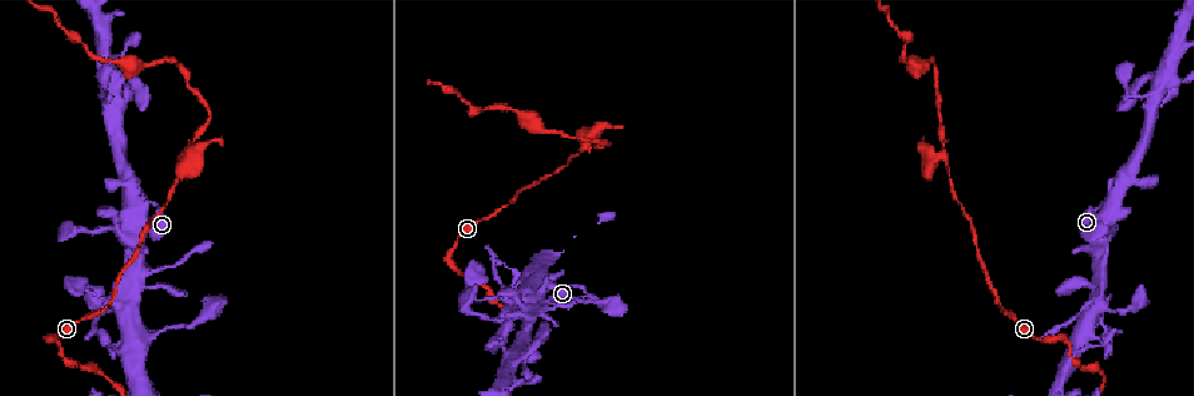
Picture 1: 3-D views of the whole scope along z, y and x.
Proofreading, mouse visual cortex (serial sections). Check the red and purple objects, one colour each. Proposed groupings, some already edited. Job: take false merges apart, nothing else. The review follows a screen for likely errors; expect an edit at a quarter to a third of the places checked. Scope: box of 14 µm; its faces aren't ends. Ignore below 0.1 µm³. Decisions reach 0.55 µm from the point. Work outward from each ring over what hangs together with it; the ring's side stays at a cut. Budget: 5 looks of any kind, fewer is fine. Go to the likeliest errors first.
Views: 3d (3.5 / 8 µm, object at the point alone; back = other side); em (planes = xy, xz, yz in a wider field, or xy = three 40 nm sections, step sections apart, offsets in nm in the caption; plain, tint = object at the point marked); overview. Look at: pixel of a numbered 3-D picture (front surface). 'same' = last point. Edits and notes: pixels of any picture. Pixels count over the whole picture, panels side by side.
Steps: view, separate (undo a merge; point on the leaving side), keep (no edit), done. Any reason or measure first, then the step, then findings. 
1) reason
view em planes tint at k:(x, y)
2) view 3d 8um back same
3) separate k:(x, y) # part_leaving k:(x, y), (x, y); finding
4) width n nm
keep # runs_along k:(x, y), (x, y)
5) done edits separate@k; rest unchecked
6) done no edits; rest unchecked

thin arm on a thick one
view 3d 3.5um at 1:(181, 157)

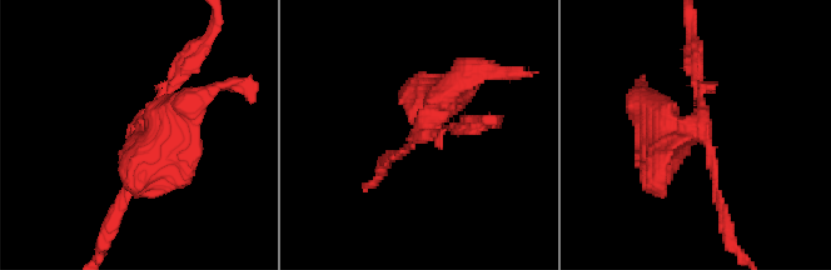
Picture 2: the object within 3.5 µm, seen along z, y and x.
arms 3; arm_widths 100, 100, 450 nm; now the EM
view em xy step 2 tint at 2:(416, 136)

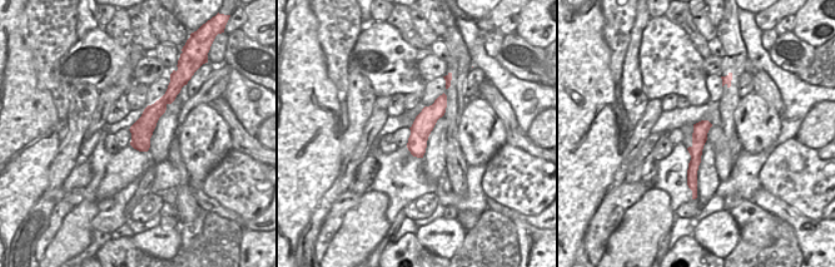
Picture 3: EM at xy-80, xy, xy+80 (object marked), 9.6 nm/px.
keep # runs_along 2:(117, 213), (135, 128), (182, 70); all the same cell

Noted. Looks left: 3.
view 3d 8um at 1:(1066, 342)

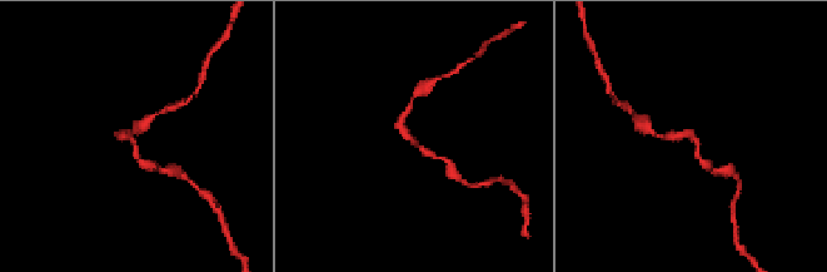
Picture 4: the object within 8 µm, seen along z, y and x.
zoom in
view 3d 3.5um at 4:(133, 137)

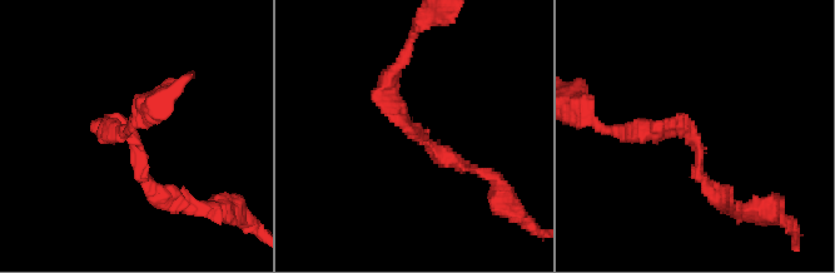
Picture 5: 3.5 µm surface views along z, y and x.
arm_widths 150, 250 nm
view em xy step 5 tint at 5:(133, 135)

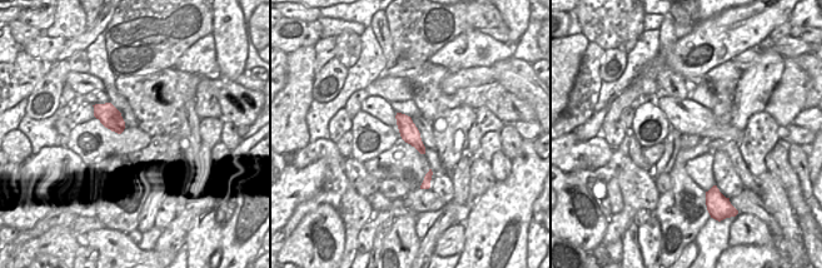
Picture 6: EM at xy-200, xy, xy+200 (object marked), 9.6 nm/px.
keep # runs_along 5:(399, 63), (392, 108), (450, 159); one cell here

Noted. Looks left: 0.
done no edits; rest unchecked

